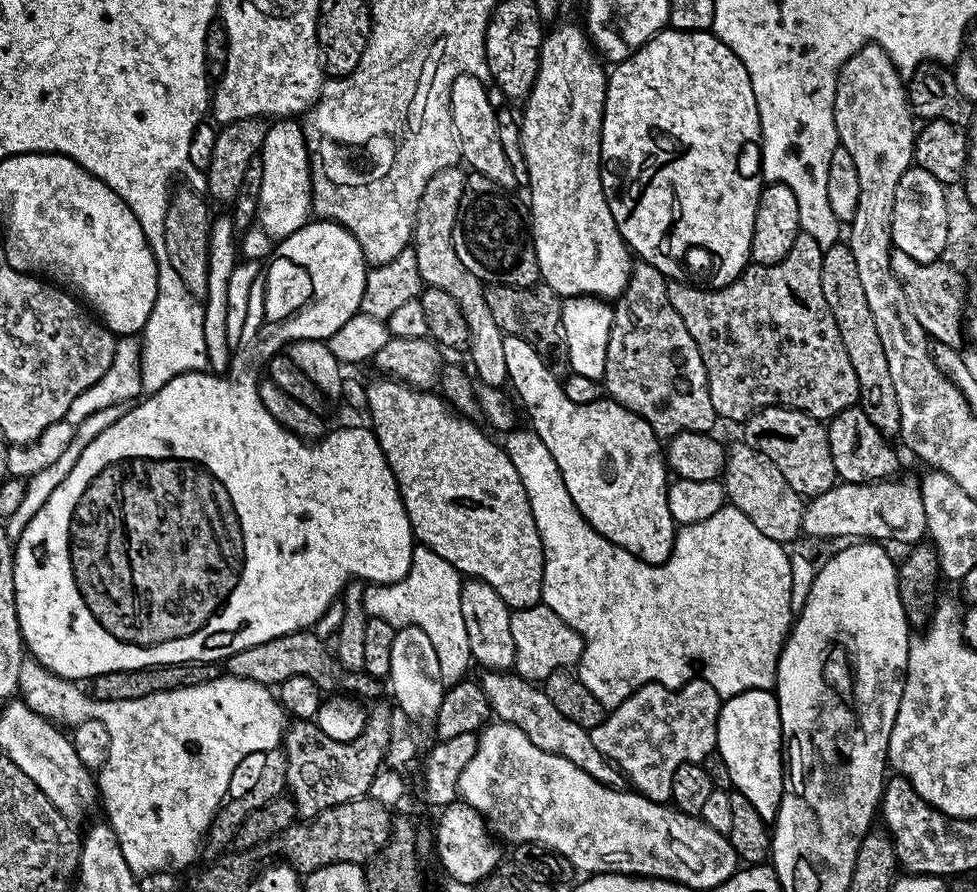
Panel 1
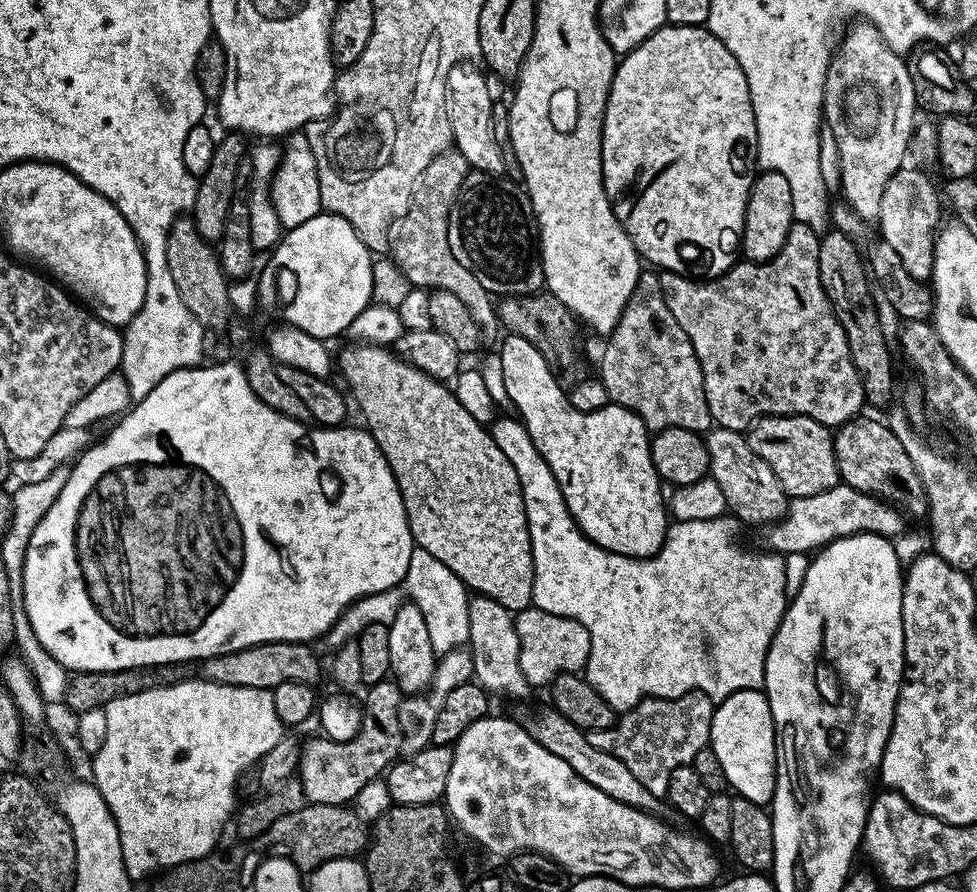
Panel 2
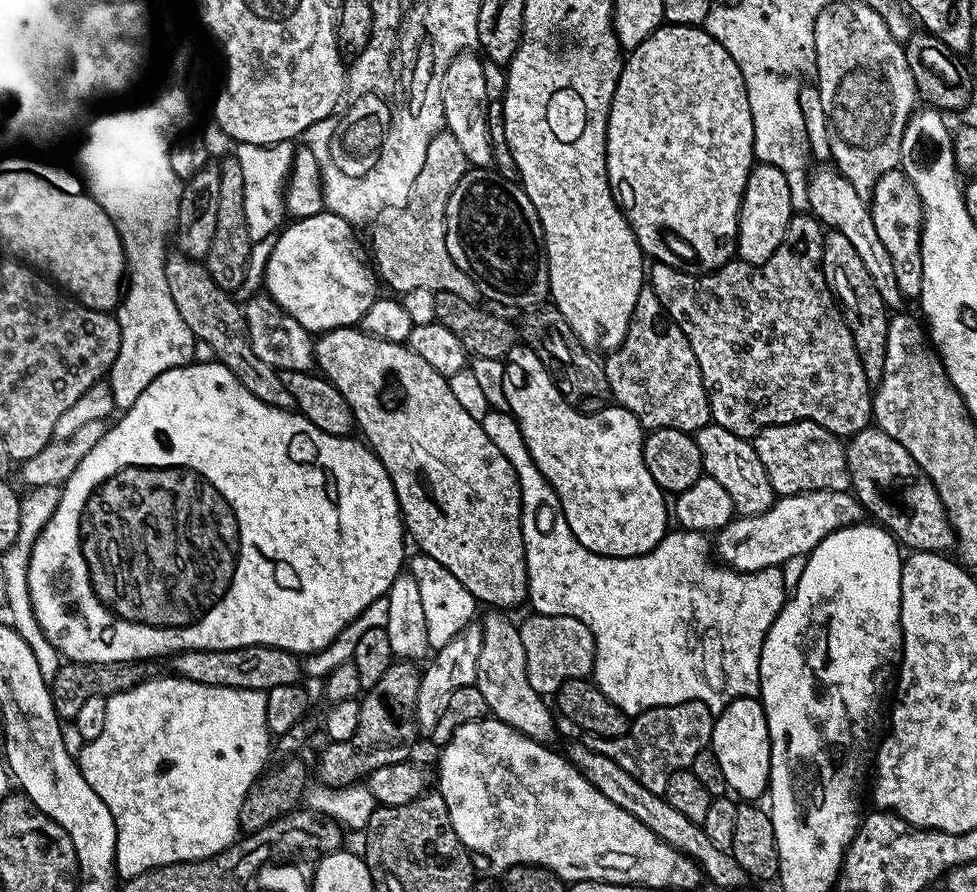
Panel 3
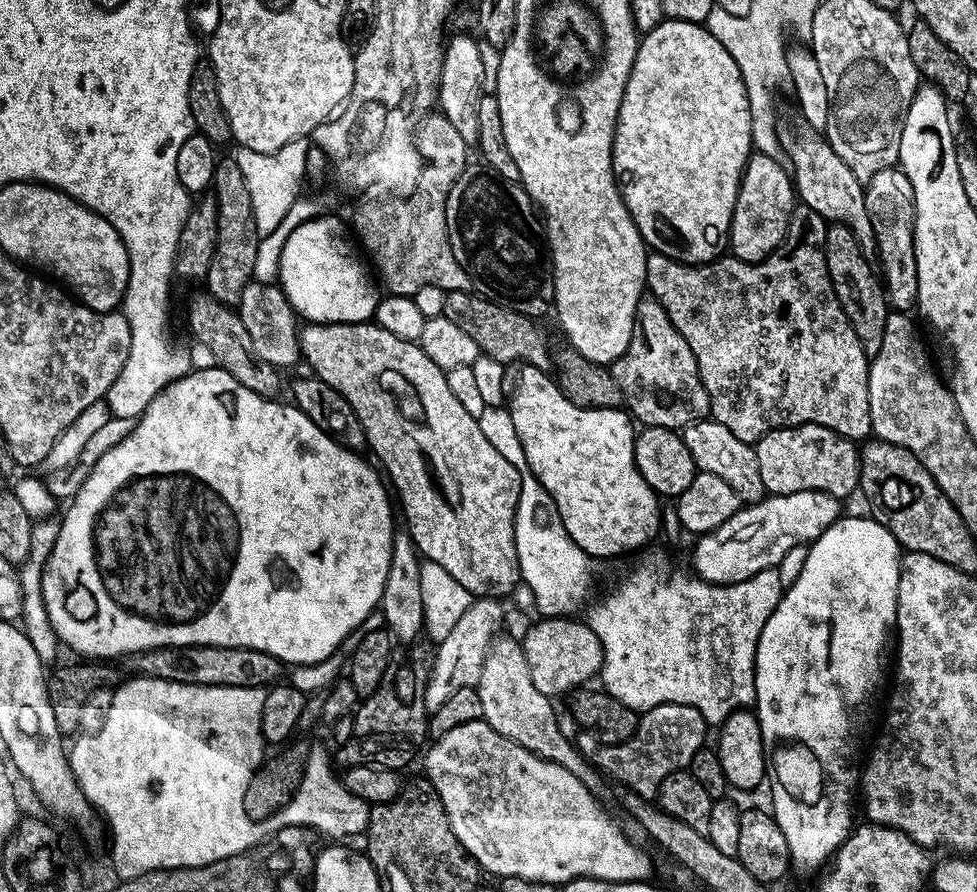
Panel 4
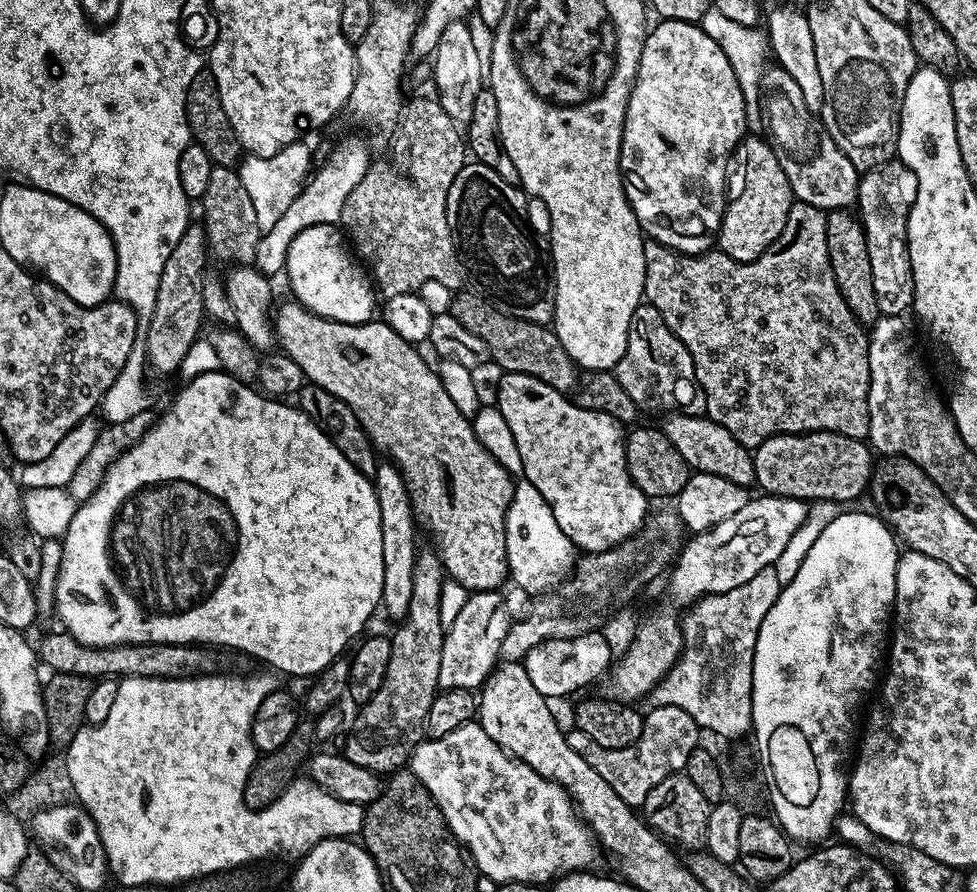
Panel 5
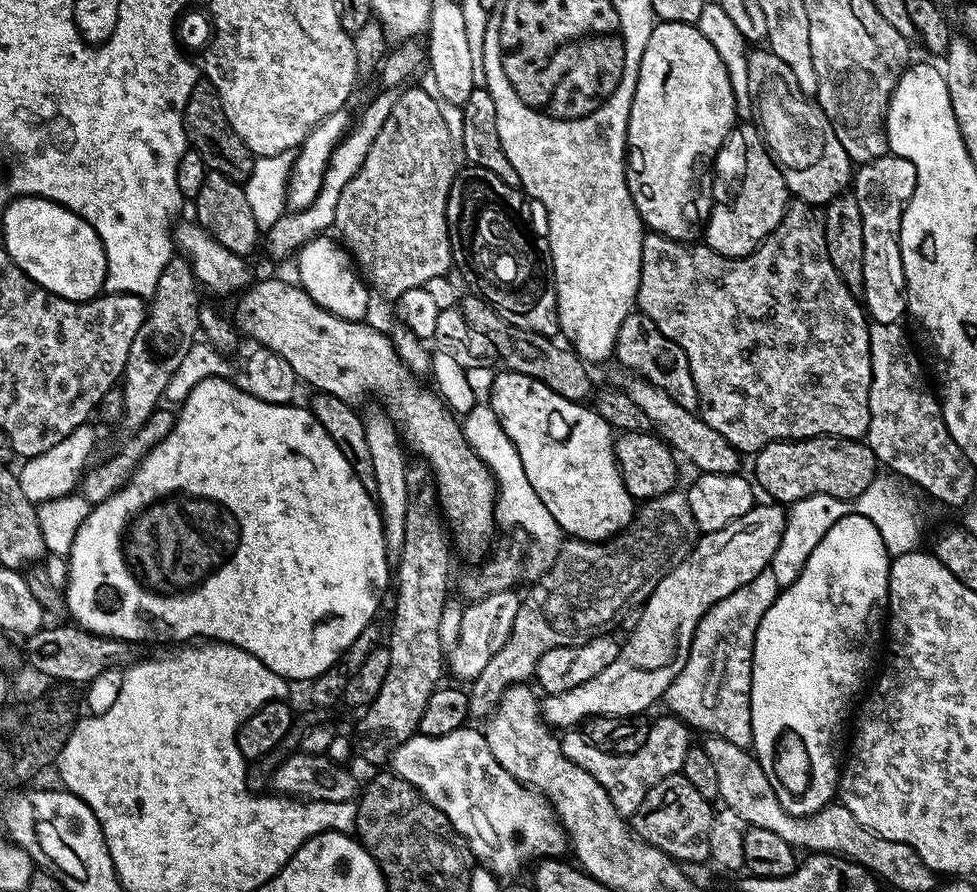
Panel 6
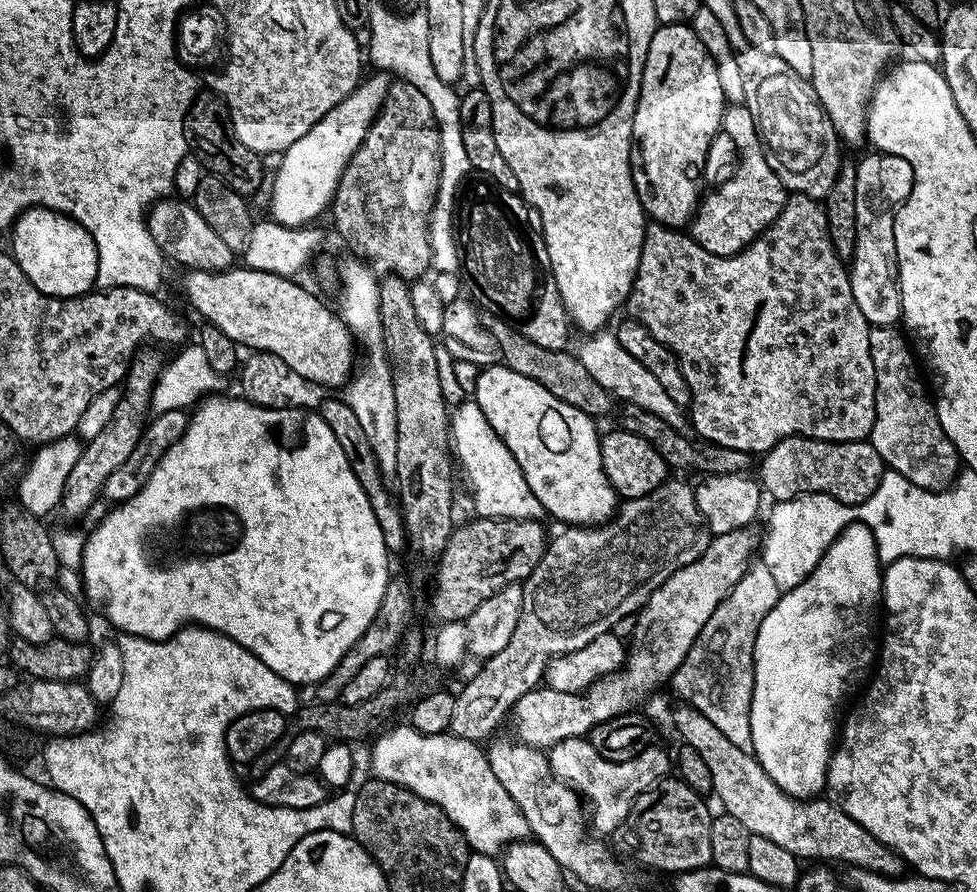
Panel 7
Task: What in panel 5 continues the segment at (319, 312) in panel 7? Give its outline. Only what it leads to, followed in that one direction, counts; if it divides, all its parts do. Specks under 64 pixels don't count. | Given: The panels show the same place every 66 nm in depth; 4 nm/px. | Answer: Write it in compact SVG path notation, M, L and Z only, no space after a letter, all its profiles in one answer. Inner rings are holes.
M295 302L282 305L277 312L275 309L274 331L279 347L283 349L291 360L298 362L298 366L302 366L302 374L305 381L322 386L322 390L330 390L330 394L338 394L338 398L342 398L342 402L346 402L346 406L350 406L350 410L354 410L358 422L362 422L362 426L366 430L366 434L371 438L373 445L380 450L385 448L392 455L389 456L391 463L400 469L400 473L404 475L404 480L408 484L408 493L412 499L412 507L419 523L421 525L428 524L429 530L432 531L432 540L436 543L434 548L440 557L440 561L444 563L445 573L472 592L491 592L499 589L501 587L499 584L503 580L507 581L509 579L508 555L506 554L506 518L504 514L508 511L512 495L516 489L514 476L513 473L507 472L496 461L494 454L489 448L482 446L482 442L476 436L475 430L472 429L472 420L464 416L462 410L458 410L458 406L454 406L450 394L446 394L446 386L442 386L439 371L433 365L431 368L420 357L421 349L398 338L398 334L394 334L394 330L390 330L390 326L385 324L383 319L373 318L366 324L343 324L342 322L334 322L333 320L322 318L310 311L309 308L303 308L303 306Z

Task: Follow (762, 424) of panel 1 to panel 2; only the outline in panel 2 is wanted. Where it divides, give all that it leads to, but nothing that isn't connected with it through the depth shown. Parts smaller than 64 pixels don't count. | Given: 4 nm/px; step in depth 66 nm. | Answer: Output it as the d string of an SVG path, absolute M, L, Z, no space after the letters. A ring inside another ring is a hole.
M763 416L746 433L750 450L774 470L789 497L813 496L841 483L834 454L834 436L808 416Z

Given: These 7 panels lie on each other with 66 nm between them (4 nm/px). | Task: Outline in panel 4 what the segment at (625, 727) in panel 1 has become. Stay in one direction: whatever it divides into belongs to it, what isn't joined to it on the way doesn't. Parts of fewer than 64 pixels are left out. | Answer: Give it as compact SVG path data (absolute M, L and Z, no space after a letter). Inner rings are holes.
M663 704L662 706L654 706L649 712L643 713L639 717L636 725L636 732L625 742L625 744L602 744L593 740L589 732L577 731L574 736L574 744L579 749L581 755L590 758L591 763L605 777L613 776L627 791L636 793L637 796L645 798L655 797L656 789L660 783L670 774L687 769L692 763L694 754L698 749L705 747L704 731L706 725L702 714L698 714L698 710L694 706L686 706L685 704Z

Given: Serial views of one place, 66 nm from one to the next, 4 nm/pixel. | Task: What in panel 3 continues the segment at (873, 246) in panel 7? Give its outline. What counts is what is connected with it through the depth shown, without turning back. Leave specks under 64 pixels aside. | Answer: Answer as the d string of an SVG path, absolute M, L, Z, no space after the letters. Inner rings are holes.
M897 167L878 178L870 193L870 207L874 230L878 230L878 238L882 238L882 246L886 246L886 252L890 254L901 297L919 297L922 290L920 231L924 225L924 203L918 198L918 190L914 190L910 178Z

